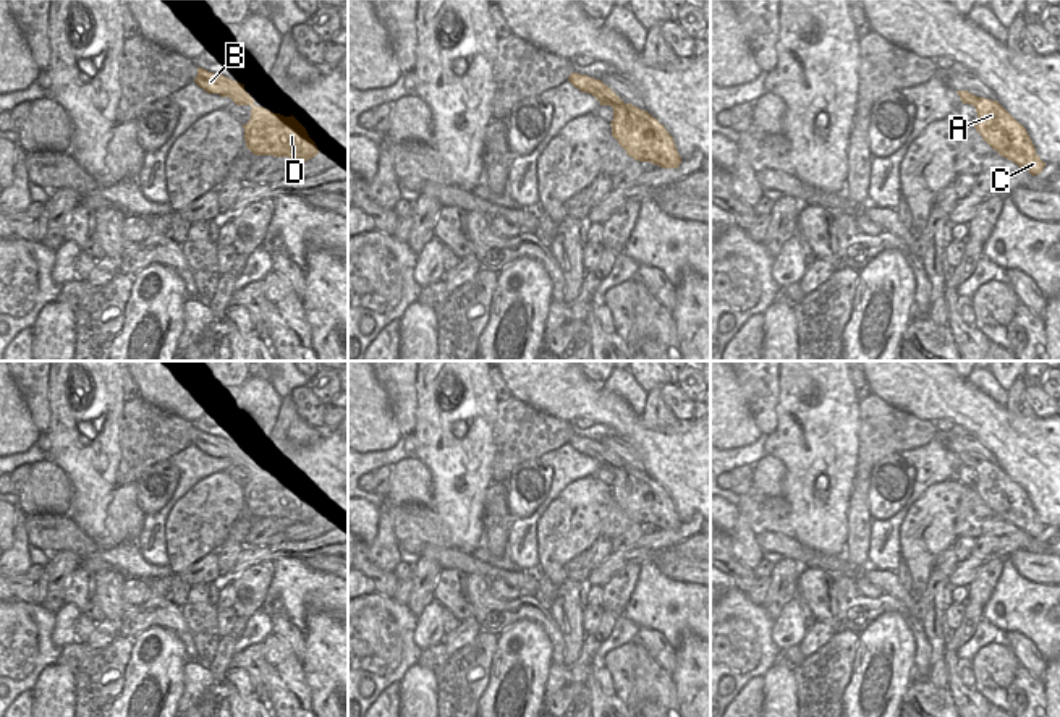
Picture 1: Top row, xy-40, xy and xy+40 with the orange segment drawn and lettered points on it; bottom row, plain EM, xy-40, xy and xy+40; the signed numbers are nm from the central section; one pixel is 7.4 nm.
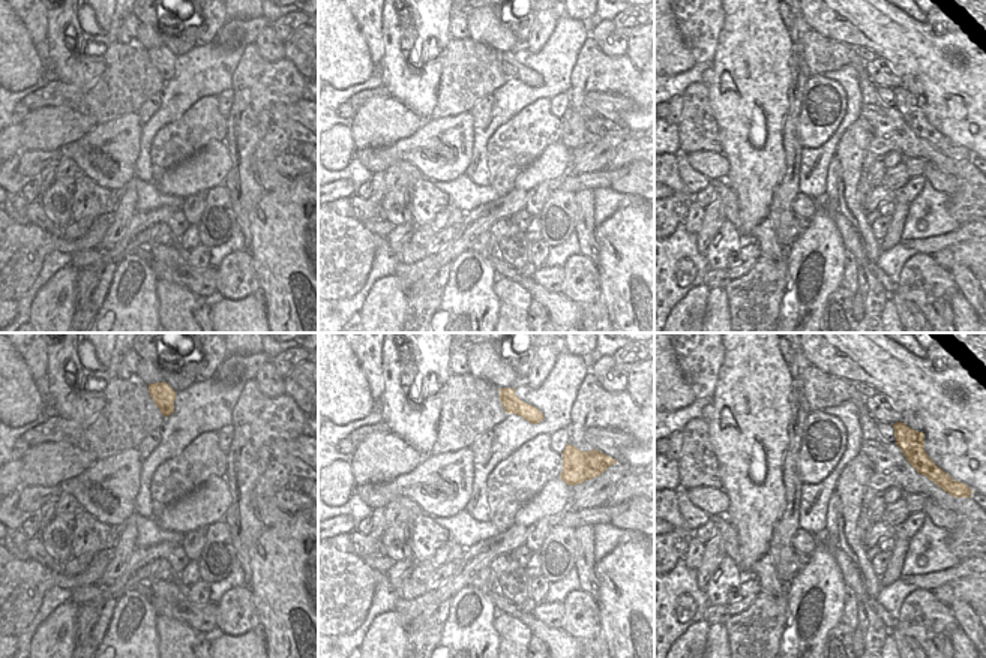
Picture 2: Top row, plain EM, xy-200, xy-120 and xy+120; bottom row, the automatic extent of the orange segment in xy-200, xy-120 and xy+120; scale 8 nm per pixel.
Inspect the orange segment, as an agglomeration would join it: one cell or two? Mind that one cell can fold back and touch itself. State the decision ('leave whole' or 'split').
leave whole

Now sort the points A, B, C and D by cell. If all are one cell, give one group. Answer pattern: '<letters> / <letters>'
A B C D

